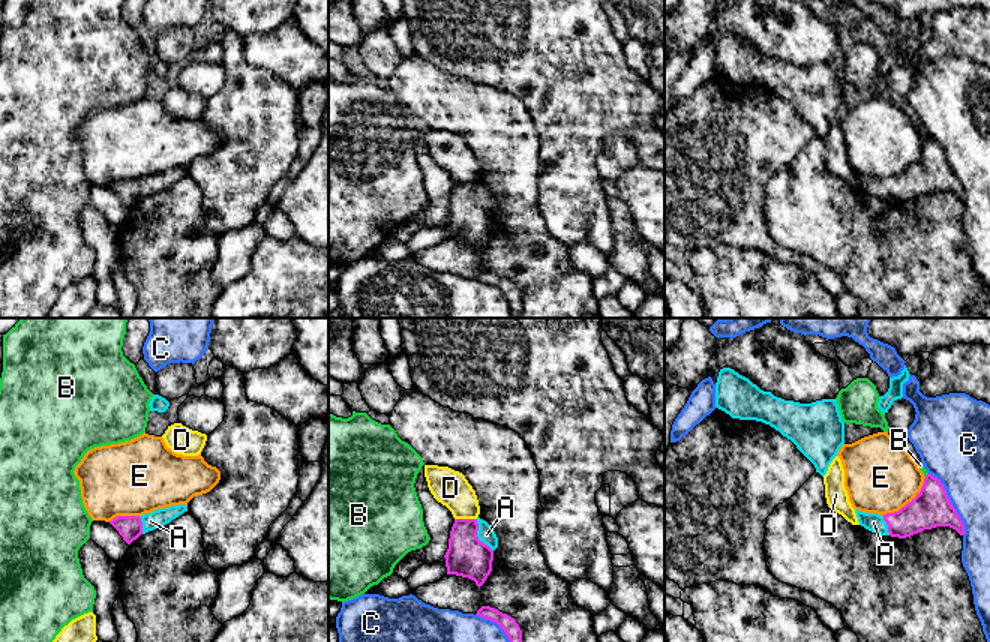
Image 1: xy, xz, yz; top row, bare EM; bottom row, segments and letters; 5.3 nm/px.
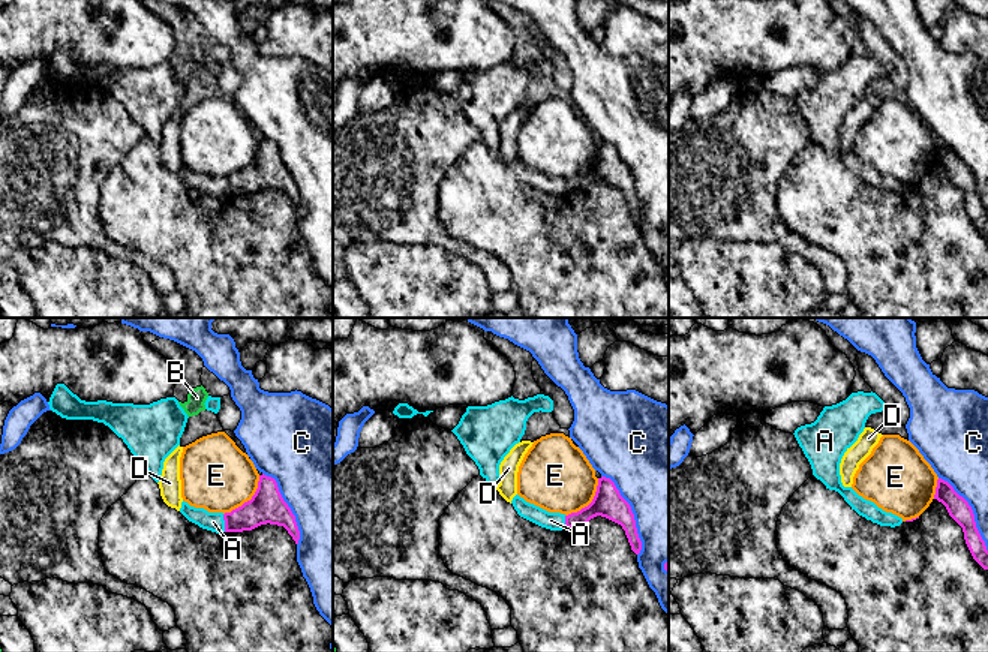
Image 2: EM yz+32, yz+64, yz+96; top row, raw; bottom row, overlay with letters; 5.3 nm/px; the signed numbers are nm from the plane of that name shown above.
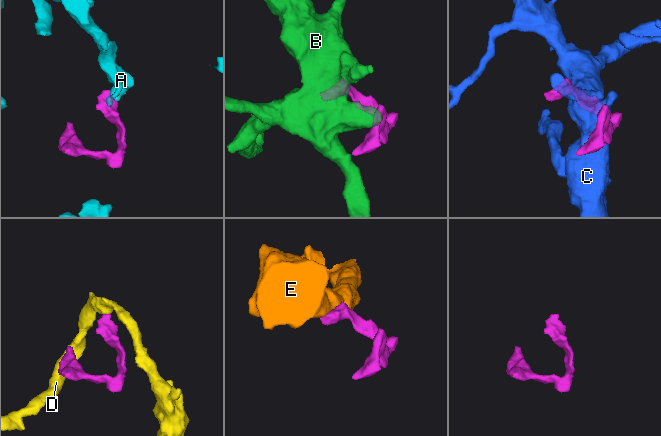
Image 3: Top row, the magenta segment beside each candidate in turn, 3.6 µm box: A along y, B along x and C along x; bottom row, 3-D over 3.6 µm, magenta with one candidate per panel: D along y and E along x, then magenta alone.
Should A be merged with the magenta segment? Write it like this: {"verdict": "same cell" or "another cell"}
{"verdict": "same cell"}

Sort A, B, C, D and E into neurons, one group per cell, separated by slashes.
A / B / C / D / E

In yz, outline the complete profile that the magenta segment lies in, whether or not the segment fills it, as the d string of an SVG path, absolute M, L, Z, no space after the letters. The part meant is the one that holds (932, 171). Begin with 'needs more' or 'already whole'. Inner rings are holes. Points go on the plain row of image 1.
needs more; M932 138L926 140L916 160L898 176L884 180L860 174L855 177L861 190L880 200L906 202L936 190L950 190L960 200L964 198L963 184L952 171L944 148Z

